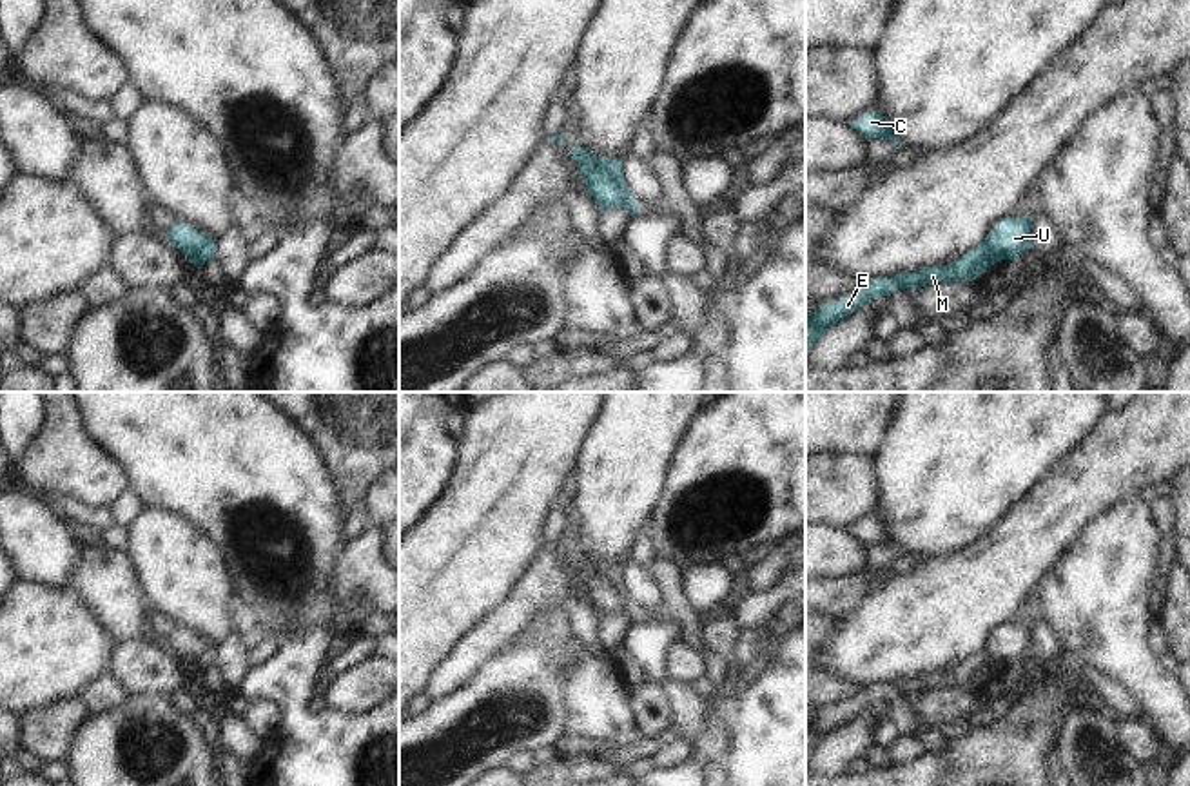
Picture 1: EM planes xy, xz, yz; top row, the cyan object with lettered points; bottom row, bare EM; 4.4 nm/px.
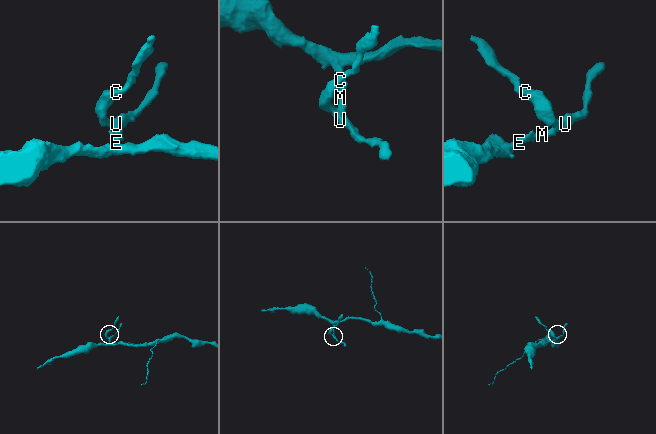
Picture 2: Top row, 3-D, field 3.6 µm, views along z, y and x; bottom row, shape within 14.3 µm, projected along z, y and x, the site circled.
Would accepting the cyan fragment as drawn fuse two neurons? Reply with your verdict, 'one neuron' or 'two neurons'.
two neurons

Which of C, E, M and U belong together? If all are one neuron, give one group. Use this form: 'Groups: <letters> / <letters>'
Groups: C U / E M

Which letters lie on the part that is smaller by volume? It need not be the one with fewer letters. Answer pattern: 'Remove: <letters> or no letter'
Remove: C, U

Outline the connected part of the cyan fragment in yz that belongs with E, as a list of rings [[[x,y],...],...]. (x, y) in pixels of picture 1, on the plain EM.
[[[981,648],[976,655],[943,673],[923,673],[916,679],[902,679],[894,684],[873,684],[854,701],[822,710],[818,717],[805,721],[805,757],[813,753],[836,728],[851,722],[874,704],[891,702],[898,695],[914,699],[918,693],[940,688],[963,688],[981,684],[983,677],[1001,664],[996,655]]]

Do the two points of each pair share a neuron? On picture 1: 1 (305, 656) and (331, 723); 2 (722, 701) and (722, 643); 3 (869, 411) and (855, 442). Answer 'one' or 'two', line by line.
1: one
2: one
3: one

